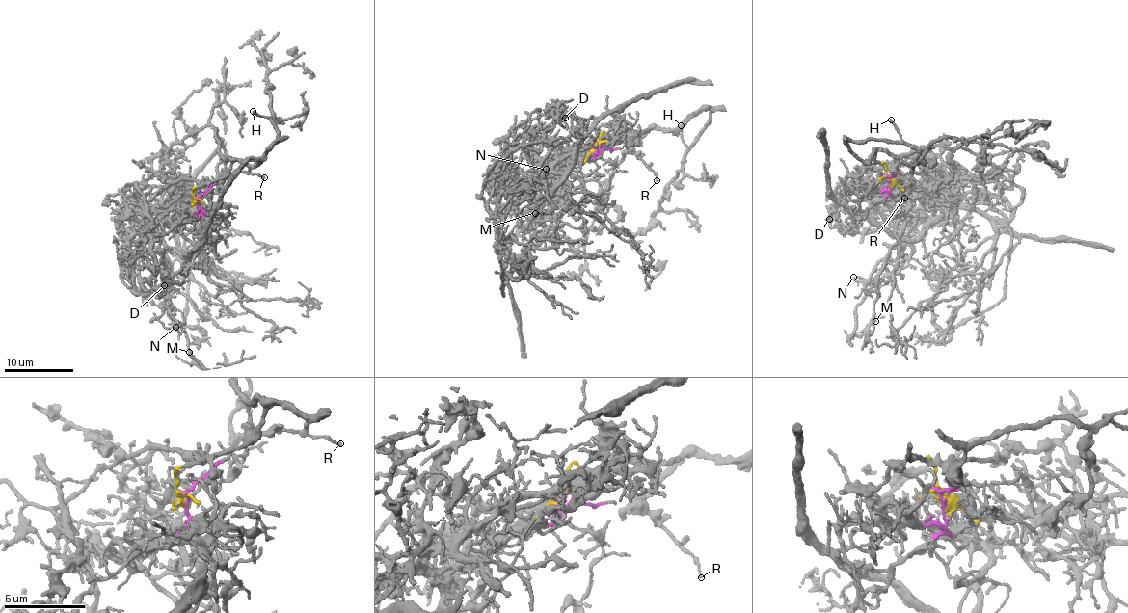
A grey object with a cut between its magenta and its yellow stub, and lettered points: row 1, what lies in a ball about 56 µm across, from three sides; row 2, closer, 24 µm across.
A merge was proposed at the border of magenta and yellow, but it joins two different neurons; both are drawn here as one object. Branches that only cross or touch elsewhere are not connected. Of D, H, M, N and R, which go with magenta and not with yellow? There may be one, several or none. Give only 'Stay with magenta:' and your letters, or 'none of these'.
Stay with magenta: D, M, N

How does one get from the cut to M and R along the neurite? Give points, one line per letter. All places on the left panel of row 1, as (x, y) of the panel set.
M: (198, 199), (200, 213), (191, 221), (156, 223), (167, 285), (164, 300), (191, 356), (203, 368), (189, 352)
R: (198, 199), (194, 188), (225, 175), (230, 159), (225, 162), (225, 168), (232, 172), (264, 177)

